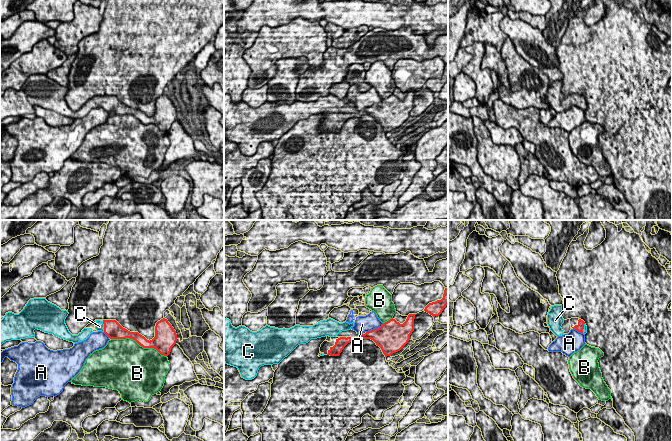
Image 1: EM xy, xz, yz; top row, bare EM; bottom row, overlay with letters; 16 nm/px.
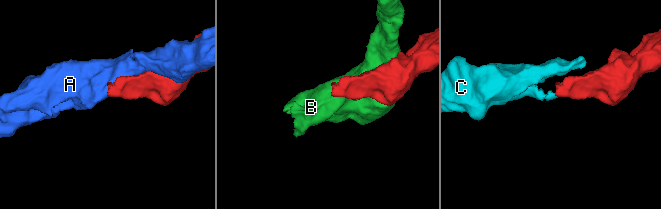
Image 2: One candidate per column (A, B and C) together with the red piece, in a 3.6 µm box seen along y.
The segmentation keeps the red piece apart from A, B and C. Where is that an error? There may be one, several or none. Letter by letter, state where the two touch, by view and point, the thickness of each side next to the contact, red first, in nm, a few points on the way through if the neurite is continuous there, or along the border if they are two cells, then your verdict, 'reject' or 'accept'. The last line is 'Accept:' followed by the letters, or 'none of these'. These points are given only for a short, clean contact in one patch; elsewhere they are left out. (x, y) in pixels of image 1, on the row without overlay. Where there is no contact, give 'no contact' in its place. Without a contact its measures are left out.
A: contact xz (374, 105); calibres 400 and 260 nm; reject
B: contact xy (139, 120); calibres 160 and 500 nm; reject
C: contact xy (104, 102); calibres 280 and 160 nm; way xy (112, 104), (104, 102), (99, 102); accept
Accept: C

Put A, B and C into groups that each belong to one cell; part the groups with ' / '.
A / B / C

